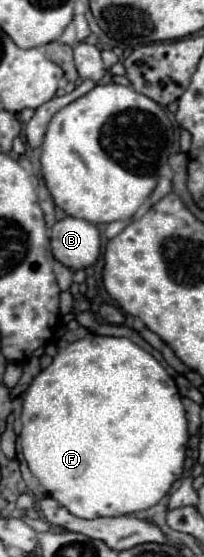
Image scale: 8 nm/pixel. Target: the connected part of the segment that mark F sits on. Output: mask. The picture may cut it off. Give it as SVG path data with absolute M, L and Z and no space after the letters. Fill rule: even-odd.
M91 334L87 338L75 340L67 348L63 348L53 362L41 370L31 386L25 392L23 398L23 410L21 410L21 446L23 446L23 458L33 472L33 476L41 482L41 486L47 490L51 498L61 502L71 514L81 518L93 519L97 516L123 516L133 514L137 510L147 510L155 506L171 488L171 484L181 476L185 454L187 454L187 420L185 420L185 408L181 404L181 394L175 386L175 380L165 372L165 368L143 348L133 344L129 338L113 338L113 336L97 336Z

